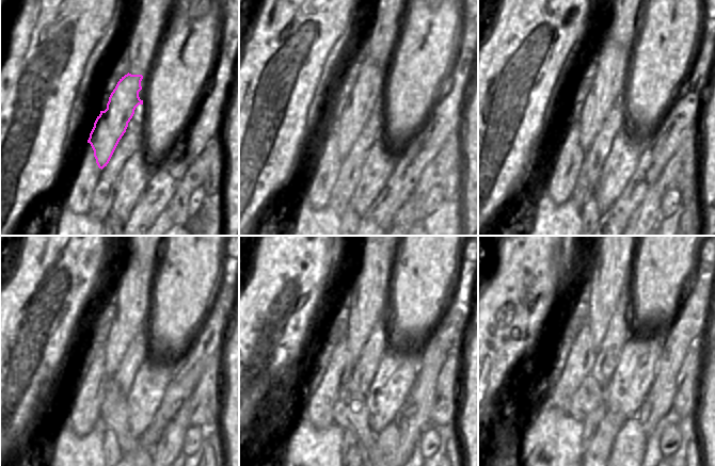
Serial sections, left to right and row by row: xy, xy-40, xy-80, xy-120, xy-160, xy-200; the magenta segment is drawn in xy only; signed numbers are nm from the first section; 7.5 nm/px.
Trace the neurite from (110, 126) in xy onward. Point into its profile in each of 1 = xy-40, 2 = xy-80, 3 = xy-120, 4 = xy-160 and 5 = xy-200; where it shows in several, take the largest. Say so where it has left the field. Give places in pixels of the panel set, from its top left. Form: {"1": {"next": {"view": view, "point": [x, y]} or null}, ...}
{"1": {"next": {"view": "xy-40", "point": [366, 94]}}, "2": {"next": {"view": "xy-80", "point": [608, 85]}}, "3": {"next": {"view": "xy-120", "point": [132, 295]}}, "4": {"next": {"view": "xy-160", "point": [370, 290]}}, "5": {"next": {"view": "xy-200", "point": [608, 276]}}}

